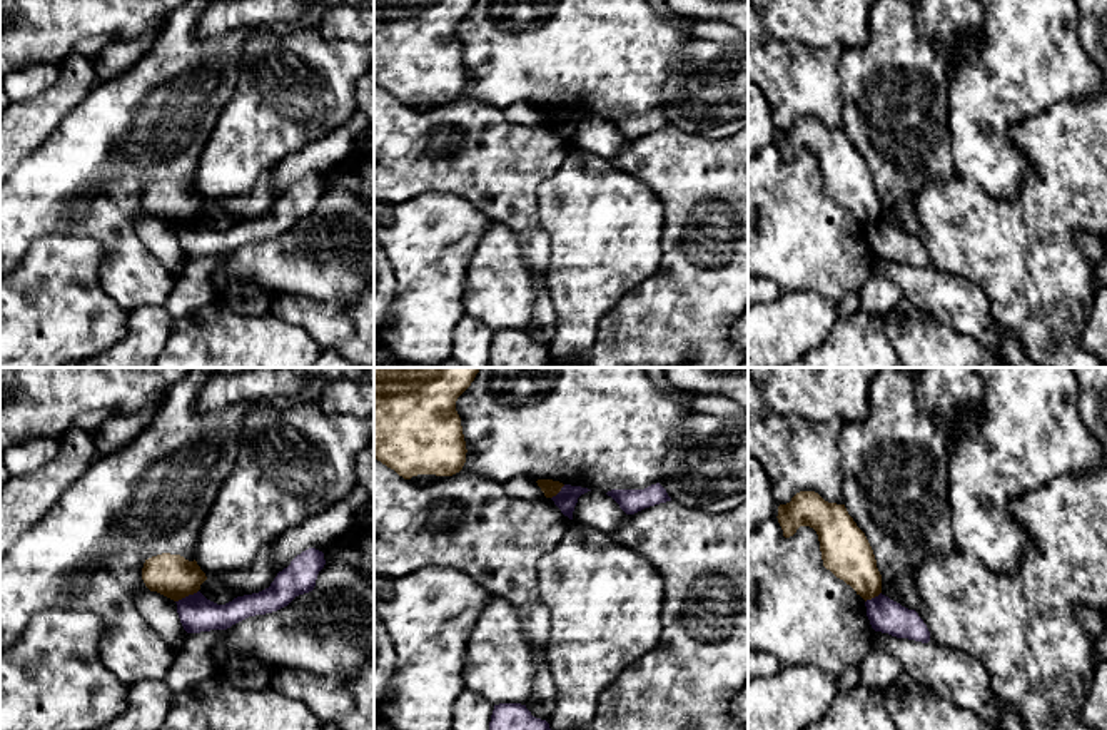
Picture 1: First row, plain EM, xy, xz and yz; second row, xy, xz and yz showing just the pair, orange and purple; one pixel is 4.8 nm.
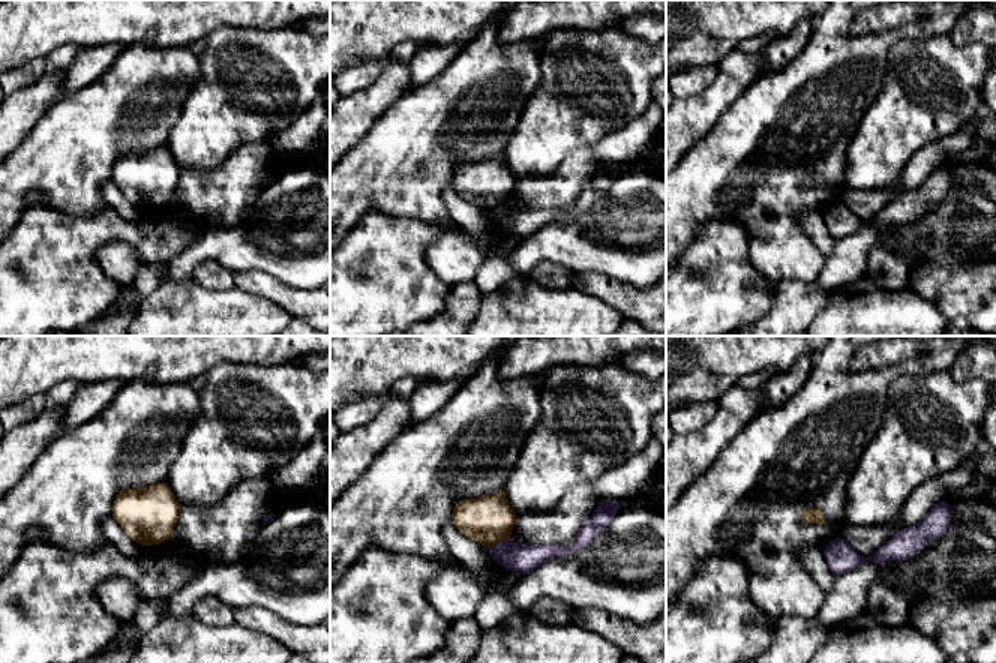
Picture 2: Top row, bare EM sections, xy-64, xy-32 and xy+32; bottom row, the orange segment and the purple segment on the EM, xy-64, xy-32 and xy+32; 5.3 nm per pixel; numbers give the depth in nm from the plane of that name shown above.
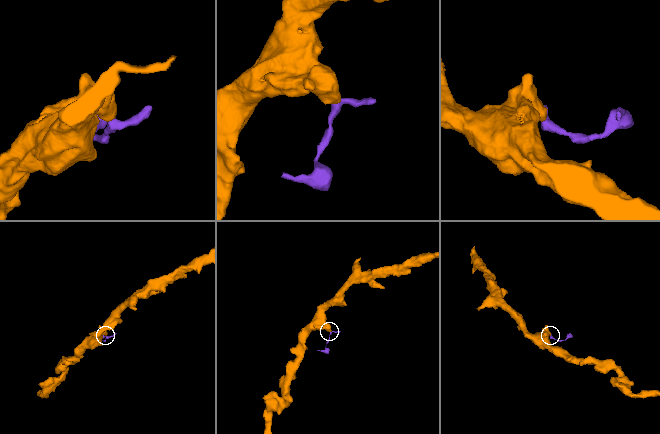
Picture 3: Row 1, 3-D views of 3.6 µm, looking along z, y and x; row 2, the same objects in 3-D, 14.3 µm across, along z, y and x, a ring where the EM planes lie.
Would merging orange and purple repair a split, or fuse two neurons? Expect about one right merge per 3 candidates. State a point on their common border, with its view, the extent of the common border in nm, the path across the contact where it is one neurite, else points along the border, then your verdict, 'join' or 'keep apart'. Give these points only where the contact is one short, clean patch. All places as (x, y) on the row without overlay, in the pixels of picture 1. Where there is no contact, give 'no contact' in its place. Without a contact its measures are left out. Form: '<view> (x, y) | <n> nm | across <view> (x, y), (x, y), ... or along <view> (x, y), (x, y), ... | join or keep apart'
xy (186, 221) | 130 nm | along xy (197, 216), (176, 228) | keep apart

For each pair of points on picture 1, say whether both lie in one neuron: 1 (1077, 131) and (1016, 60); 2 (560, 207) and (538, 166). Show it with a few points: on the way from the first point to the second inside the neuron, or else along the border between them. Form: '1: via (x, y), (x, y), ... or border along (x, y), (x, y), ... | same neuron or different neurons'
1: border along (1089, 97), (1056, 102), (1021, 122) | different neurons
2: border along (570, 147), (561, 164), (538, 189), (538, 217) | different neurons

